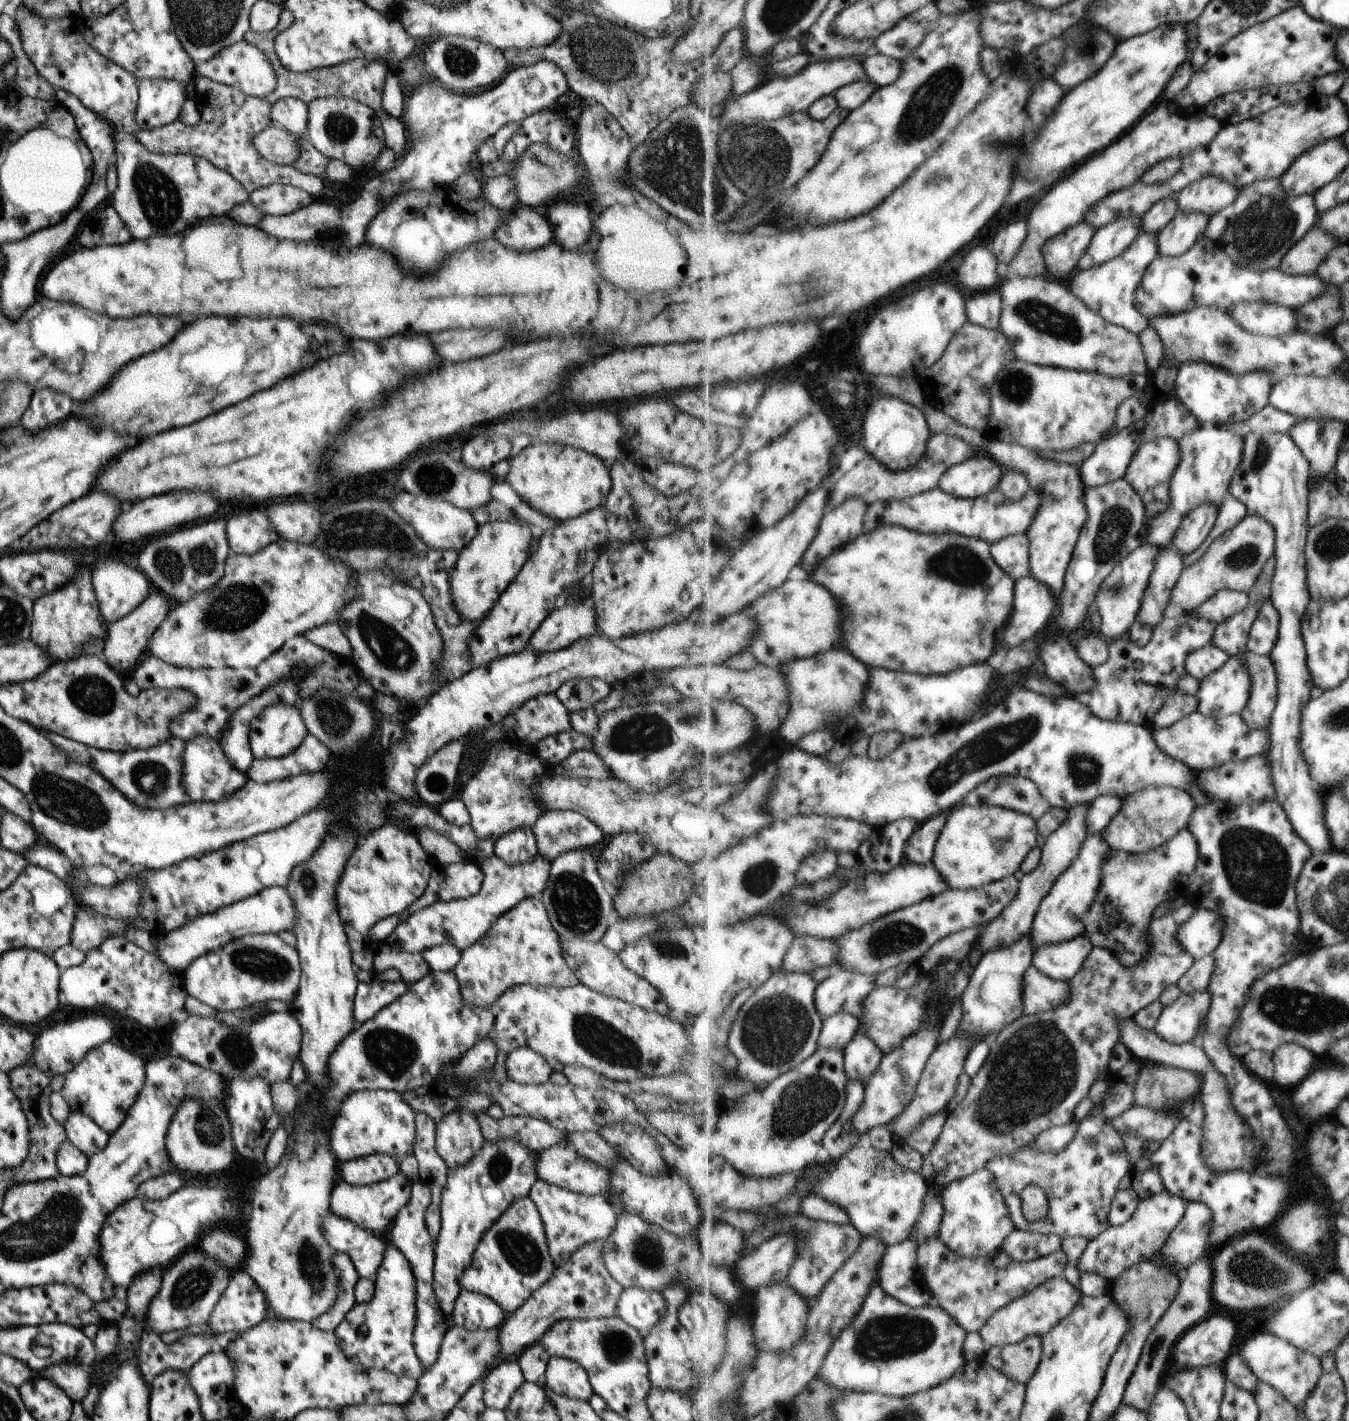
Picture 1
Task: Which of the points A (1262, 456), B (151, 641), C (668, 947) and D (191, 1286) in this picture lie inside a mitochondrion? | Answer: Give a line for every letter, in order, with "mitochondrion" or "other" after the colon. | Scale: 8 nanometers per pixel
A: mitochondrion
B: other
C: mitochondrion
D: mitochondrion

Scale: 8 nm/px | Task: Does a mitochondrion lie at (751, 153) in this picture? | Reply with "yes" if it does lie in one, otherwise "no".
yes

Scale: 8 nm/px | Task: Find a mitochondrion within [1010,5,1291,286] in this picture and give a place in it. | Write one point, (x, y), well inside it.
(1087, 42)

